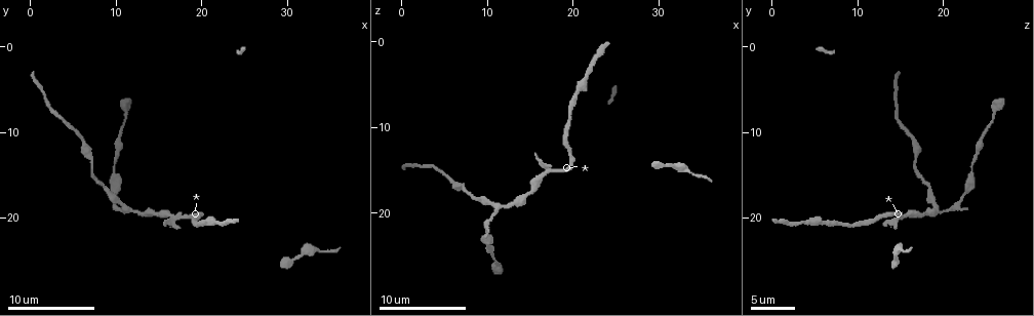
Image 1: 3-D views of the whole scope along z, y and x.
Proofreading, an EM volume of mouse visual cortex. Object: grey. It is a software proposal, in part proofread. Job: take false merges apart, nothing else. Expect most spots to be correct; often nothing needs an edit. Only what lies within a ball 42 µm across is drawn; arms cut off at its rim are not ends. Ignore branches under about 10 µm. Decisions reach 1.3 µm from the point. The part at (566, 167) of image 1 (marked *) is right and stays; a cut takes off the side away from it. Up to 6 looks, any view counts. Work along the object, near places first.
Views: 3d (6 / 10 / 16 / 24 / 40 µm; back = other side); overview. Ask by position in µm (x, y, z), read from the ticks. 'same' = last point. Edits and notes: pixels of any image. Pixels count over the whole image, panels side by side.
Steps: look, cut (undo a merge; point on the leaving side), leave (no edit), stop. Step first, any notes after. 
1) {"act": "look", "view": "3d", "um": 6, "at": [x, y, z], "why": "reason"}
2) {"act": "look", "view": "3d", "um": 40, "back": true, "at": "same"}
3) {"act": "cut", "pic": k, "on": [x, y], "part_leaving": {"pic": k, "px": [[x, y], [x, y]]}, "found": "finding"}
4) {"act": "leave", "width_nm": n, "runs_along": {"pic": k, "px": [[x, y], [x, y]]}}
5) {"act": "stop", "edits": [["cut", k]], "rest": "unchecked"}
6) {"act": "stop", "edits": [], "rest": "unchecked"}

{"act": "look", "view": "3d", "um": 10, "at": [16.8, 19.6, 15.6], "why": "narrows sharply"}

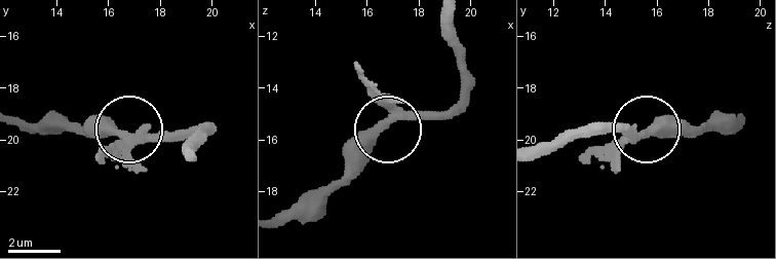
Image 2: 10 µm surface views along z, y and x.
{"act": "look", "view": "3d", "um": 10, "back": true, "at": [16.9, 19.9, 15.4]}

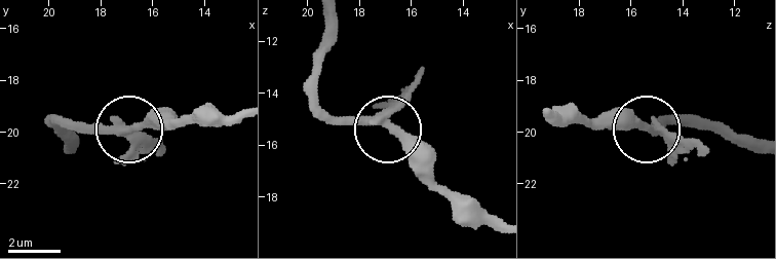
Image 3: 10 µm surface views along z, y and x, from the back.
{"act": "leave", "runs_along": {"pic": 3, "px": [[72, 123], [180, 127]]}, "found": "one cell here"}

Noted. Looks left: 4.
{"act": "look", "view": "3d", "um": 10, "at": [11.0, 19.2, 19.4], "why": "a fork"}

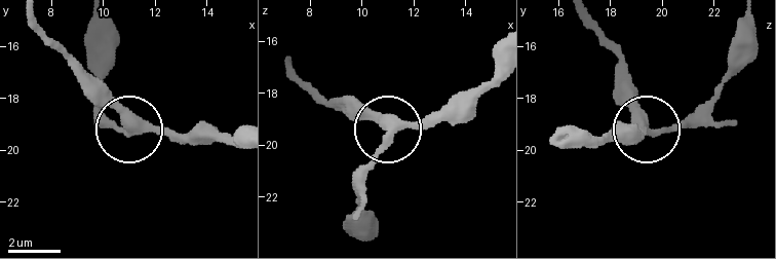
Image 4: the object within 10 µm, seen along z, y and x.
{"act": "look", "view": "3d", "um": 10, "back": true, "at": [11.0, 19.0, 19.3], "why": "other side"}

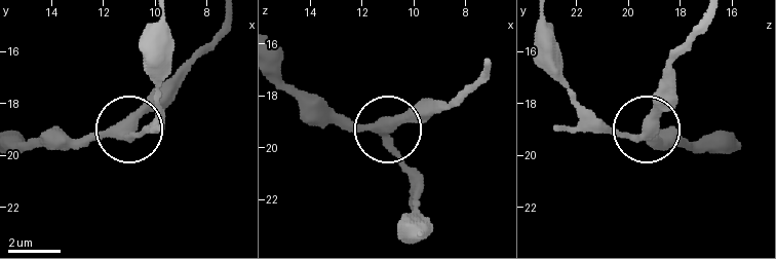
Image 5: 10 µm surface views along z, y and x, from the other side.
{"act": "leave", "width_nm": 360, "runs_along": {"pic": 5, "px": [[16, 151], [153, 131]]}, "found": "continuous, no second cell"}

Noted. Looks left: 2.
{"act": "look", "view": "3d", "um": 10, "at": [10.0, 15.0, 23.0], "why": "thick turns thin"}

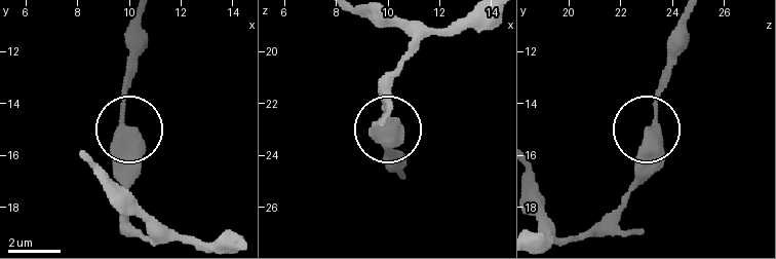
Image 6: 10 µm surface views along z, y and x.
{"act": "leave", "found": "continuous, no second cell"}

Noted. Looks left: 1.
{"act": "stop", "edits": [], "rest": "unchecked"}

